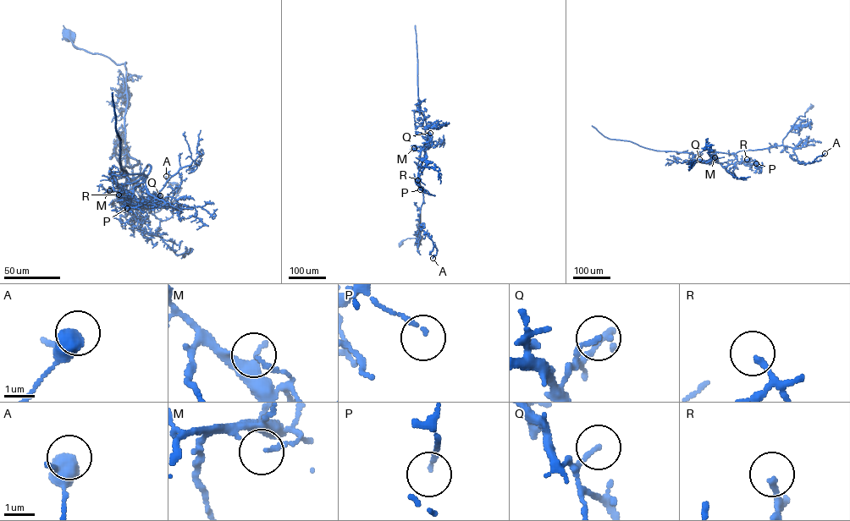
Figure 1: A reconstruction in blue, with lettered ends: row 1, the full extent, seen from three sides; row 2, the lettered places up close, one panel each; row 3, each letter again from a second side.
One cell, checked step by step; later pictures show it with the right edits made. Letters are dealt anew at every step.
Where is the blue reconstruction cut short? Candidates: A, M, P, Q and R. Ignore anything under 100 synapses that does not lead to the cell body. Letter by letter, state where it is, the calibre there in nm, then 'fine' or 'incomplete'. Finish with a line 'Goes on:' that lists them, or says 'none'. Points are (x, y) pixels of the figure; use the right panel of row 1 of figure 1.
A: place (825, 153); calibre 440 nm; fine
M: place (714, 157); calibre 110 nm; fine
P: place (756, 163); calibre 110 nm; fine
Q: place (699, 159); calibre 140 nm; fine
R: place (747, 159); calibre 140 nm; fine
Goes on: none

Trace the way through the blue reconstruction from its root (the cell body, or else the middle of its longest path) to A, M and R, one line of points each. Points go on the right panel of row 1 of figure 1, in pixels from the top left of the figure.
A: (811, 107), (805, 116), (798, 117), (782, 145), (792, 148), (797, 160), (804, 163), (812, 162), (825, 153)
M: (811, 107), (805, 116), (798, 117), (781, 145), (733, 154), (716, 152), (710, 158), (717, 162), (714, 157)
R: (811, 107), (804, 112), (805, 116), (798, 117), (781, 145), (736, 153), (739, 161), (746, 164), (747, 159)

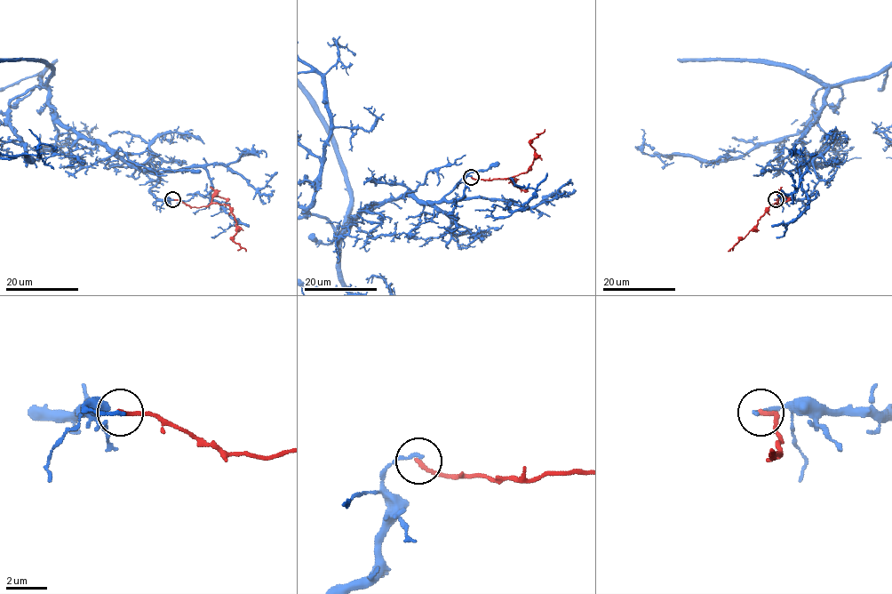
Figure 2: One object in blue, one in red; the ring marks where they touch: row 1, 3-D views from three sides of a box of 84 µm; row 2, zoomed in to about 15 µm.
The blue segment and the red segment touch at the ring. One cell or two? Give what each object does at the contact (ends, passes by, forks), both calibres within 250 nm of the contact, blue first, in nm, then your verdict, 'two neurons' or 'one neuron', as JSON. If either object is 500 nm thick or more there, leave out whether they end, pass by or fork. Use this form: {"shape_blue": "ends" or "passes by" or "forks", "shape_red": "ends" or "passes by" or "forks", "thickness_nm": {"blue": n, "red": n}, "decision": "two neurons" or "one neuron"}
{"shape_blue": "ends", "shape_red": "ends", "thickness_nm": {"blue": 160, "red": 220}, "decision": "two neurons"}

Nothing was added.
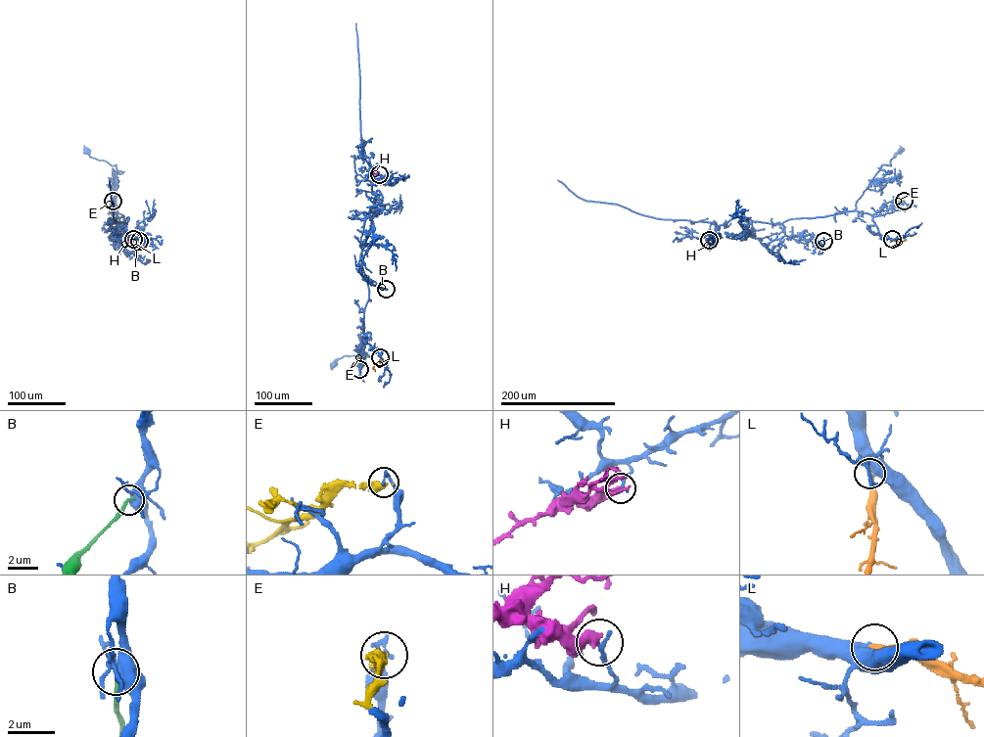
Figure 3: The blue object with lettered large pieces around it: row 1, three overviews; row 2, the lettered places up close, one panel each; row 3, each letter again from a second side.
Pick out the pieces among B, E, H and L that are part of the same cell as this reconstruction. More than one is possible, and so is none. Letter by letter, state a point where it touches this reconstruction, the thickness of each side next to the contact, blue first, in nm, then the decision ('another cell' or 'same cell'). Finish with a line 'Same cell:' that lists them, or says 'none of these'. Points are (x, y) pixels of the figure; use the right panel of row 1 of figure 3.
B: contact (823, 241); calibres 400 and 200 nm; another cell
E: contact (904, 201); calibres 190 and 440 nm; another cell
H: contact (709, 240); calibres 200 and 460 nm; another cell
L: contact (892, 239); calibres 550 and 320 nm; same cell
Same cell: L

